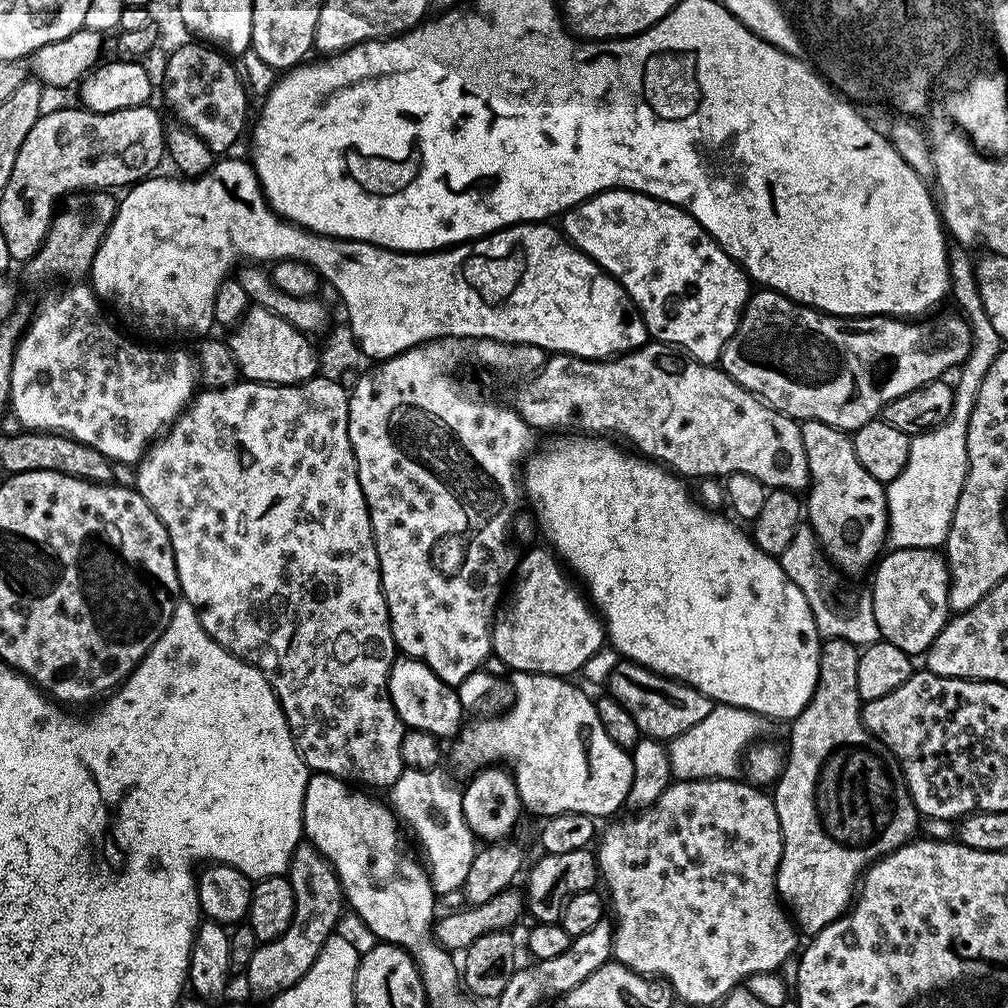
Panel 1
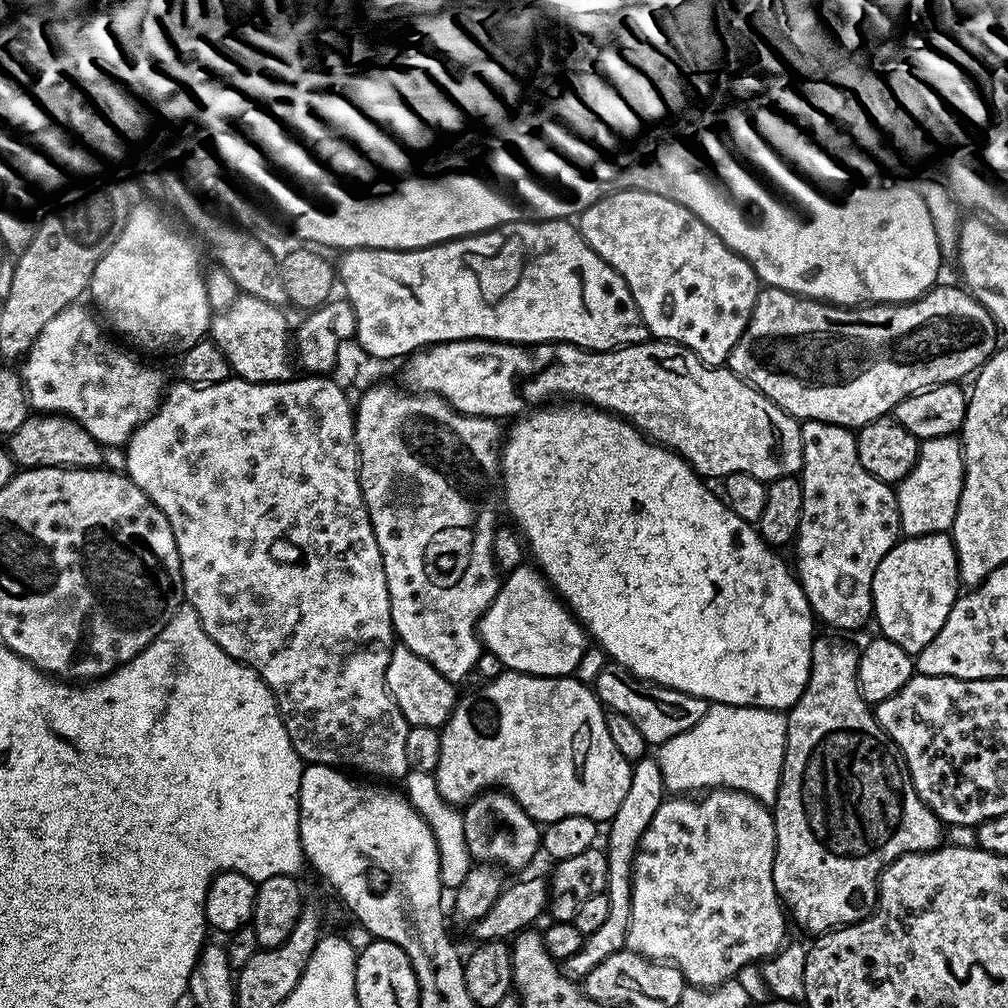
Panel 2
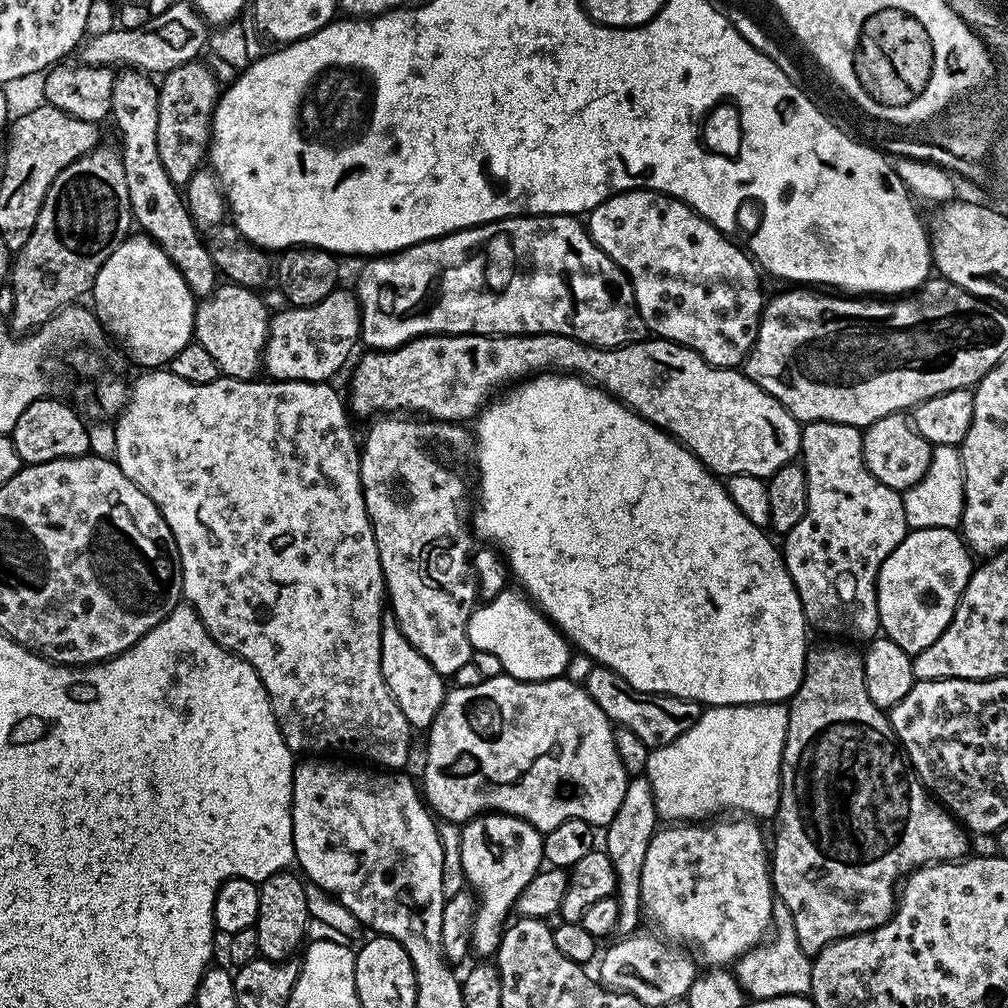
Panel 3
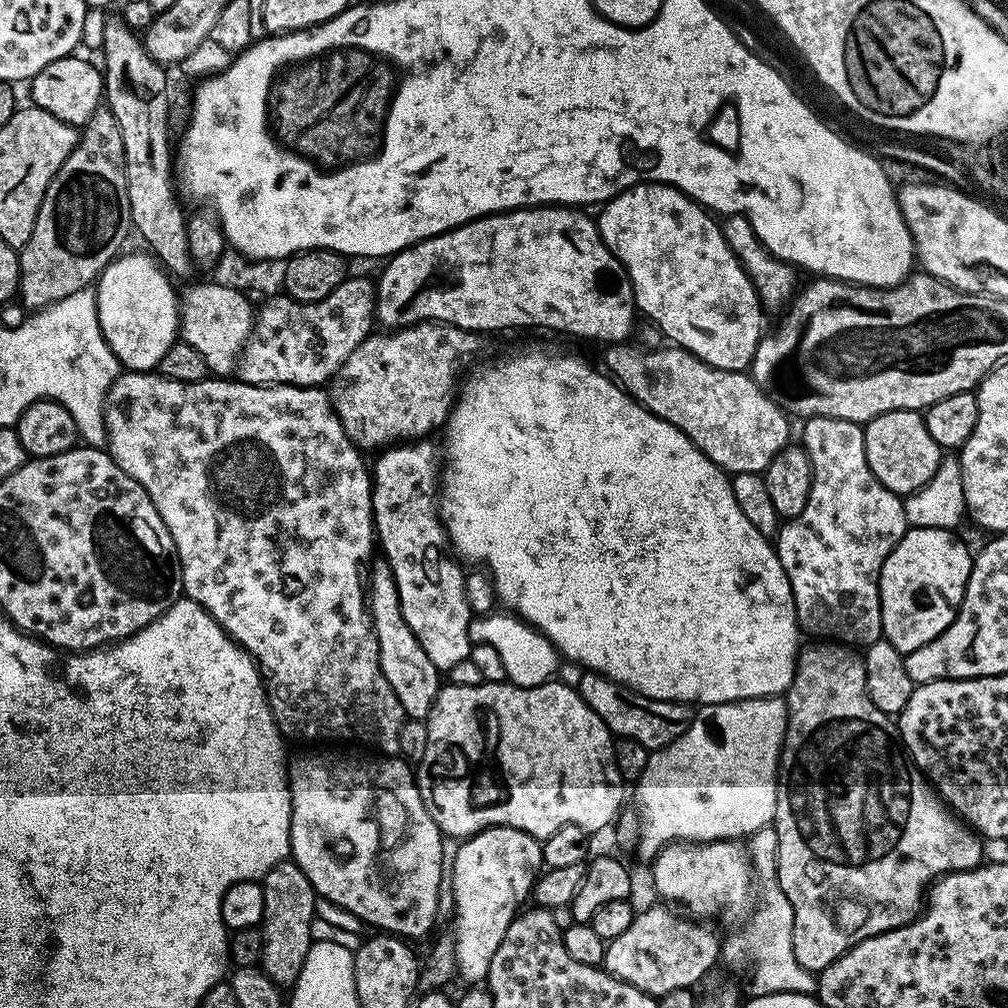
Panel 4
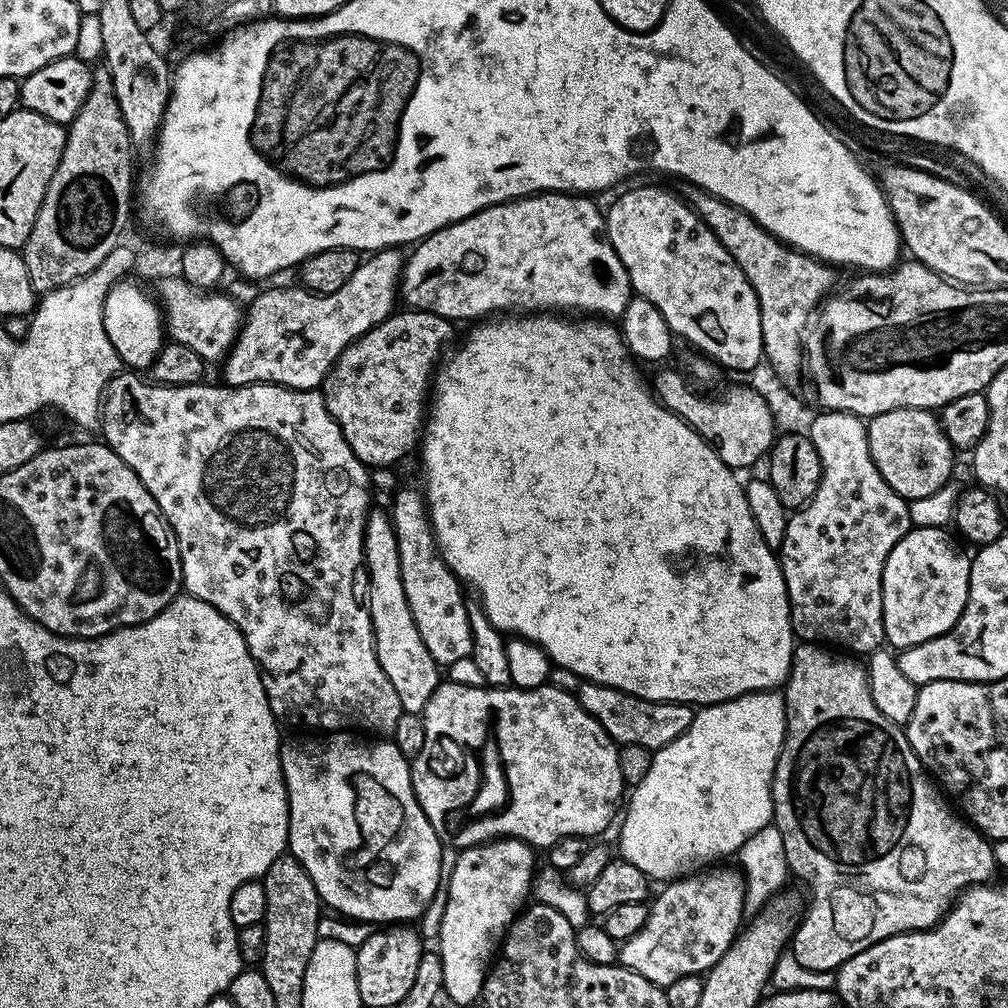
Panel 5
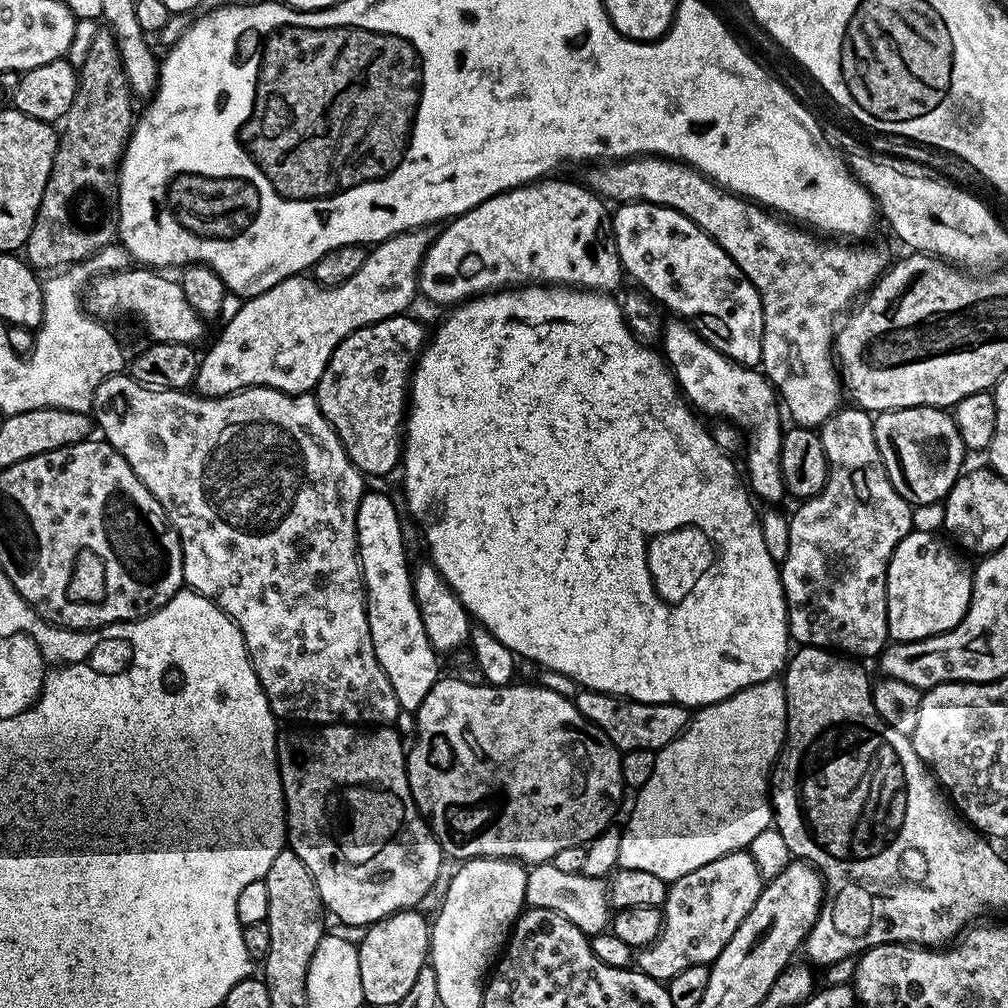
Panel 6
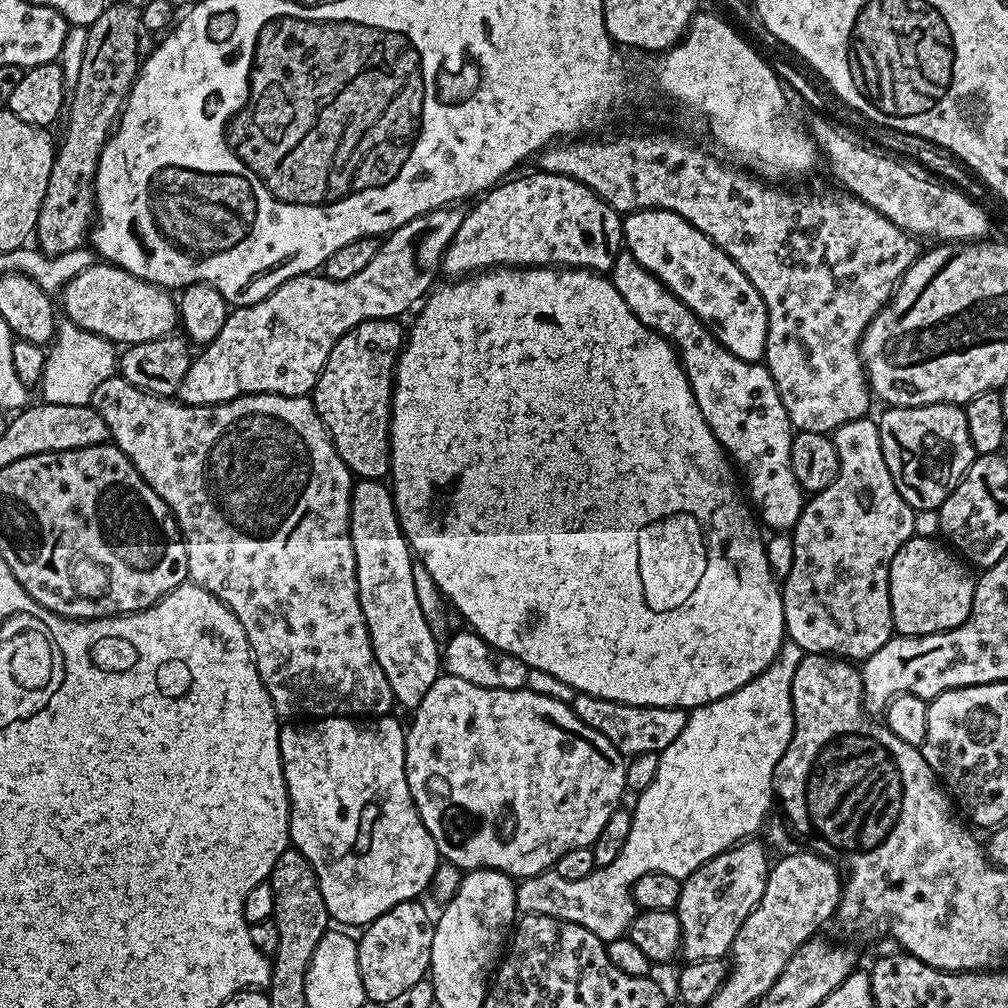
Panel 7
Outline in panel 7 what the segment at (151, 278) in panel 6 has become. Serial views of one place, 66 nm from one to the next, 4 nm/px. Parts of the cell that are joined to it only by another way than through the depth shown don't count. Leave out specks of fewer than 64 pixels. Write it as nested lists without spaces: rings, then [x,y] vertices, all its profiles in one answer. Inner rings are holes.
[[[96,262],[89,268],[73,271],[70,279],[63,281],[64,289],[58,296],[58,304],[66,315],[67,323],[78,326],[87,332],[98,334],[102,338],[111,340],[117,346],[127,346],[138,342],[150,342],[154,338],[162,338],[175,333],[178,328],[178,304],[173,293],[167,288],[159,288],[156,284],[146,282],[126,270],[122,270],[117,264]]]

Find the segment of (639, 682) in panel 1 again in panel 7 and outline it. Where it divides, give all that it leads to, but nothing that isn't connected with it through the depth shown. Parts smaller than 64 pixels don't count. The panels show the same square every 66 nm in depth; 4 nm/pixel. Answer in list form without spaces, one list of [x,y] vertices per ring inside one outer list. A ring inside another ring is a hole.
[[[583,694],[576,695],[570,707],[572,713],[583,724],[590,726],[590,730],[598,730],[598,734],[602,734],[602,738],[610,741],[625,758],[651,752],[664,752],[666,746],[670,746],[670,742],[674,742],[680,737],[688,721],[688,712],[682,708],[634,706]]]

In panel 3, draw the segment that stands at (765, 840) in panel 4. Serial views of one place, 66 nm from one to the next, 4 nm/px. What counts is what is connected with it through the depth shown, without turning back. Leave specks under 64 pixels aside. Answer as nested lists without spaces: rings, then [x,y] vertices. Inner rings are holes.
[[[773,903],[772,935],[761,941],[736,960],[732,971],[745,993],[755,1000],[769,1000],[780,996],[803,996],[812,991],[811,957],[801,949],[793,918],[784,904]]]

